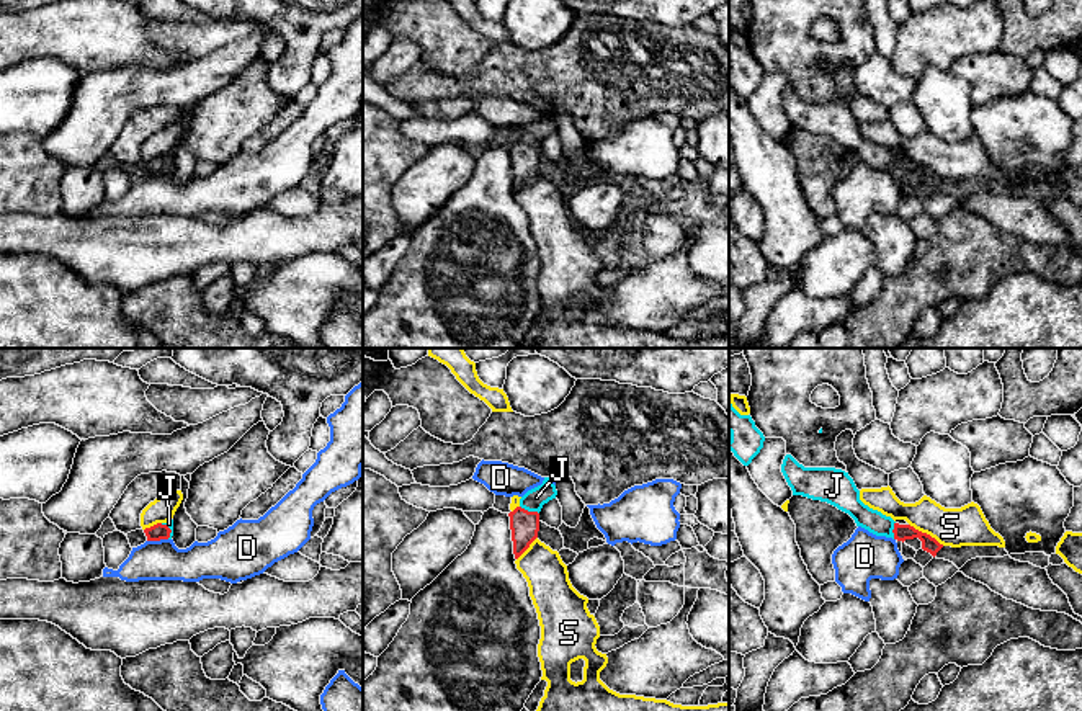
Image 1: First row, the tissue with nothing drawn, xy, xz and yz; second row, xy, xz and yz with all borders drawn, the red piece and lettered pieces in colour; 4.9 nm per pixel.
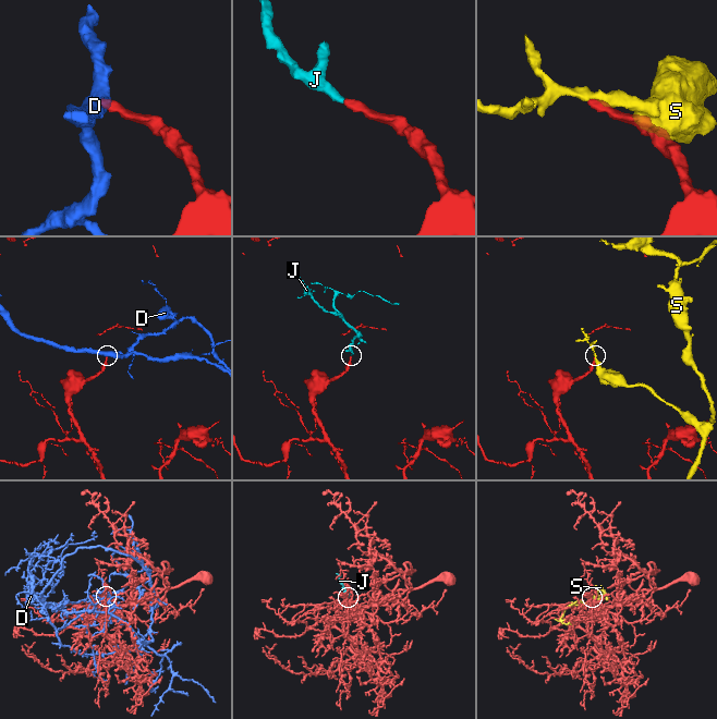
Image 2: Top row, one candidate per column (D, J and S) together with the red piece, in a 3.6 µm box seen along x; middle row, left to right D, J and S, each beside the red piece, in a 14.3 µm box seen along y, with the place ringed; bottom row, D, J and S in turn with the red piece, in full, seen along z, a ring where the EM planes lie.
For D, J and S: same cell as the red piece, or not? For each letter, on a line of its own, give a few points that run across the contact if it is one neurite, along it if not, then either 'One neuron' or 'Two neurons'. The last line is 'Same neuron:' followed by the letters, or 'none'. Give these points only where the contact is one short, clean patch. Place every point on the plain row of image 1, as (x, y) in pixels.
D: Two neurons
J: Line: xz (525, 159), (530, 146), (533, 134). One neuron
S: Line: yz (909, 157), (943, 178). Two neurons
Same neuron: J

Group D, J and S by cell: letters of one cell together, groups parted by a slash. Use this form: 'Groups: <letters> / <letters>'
Groups: D / J / S

